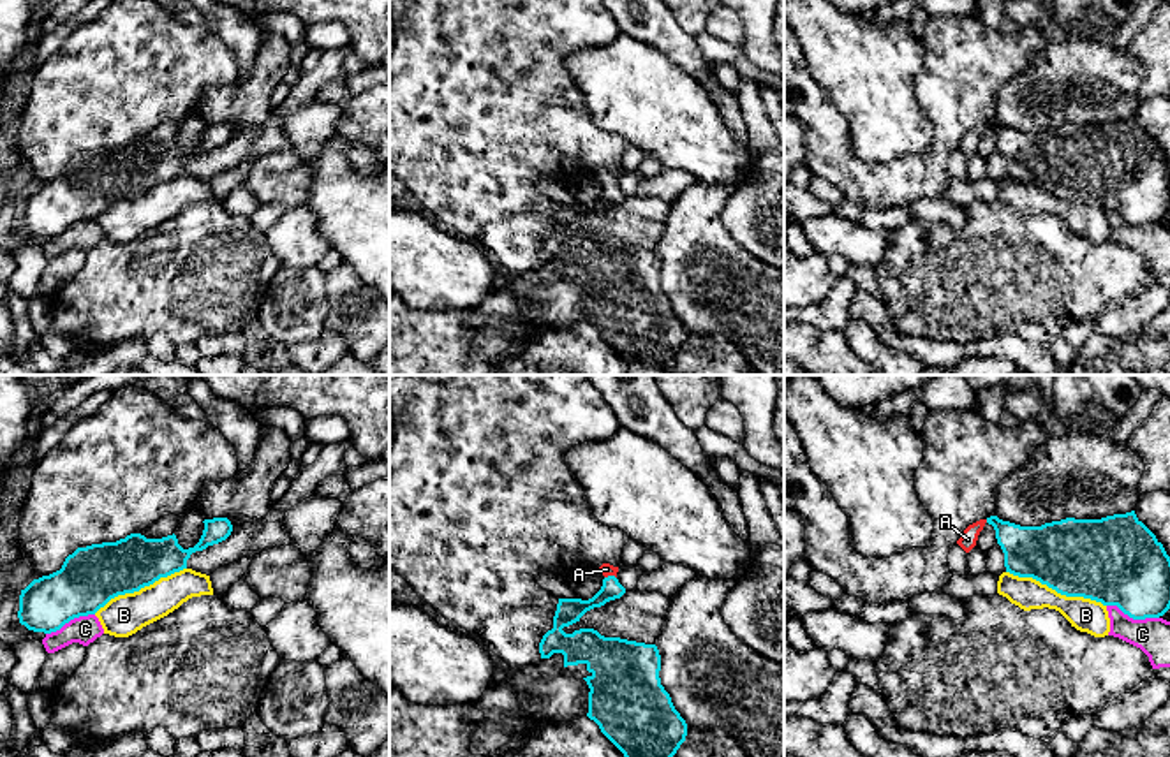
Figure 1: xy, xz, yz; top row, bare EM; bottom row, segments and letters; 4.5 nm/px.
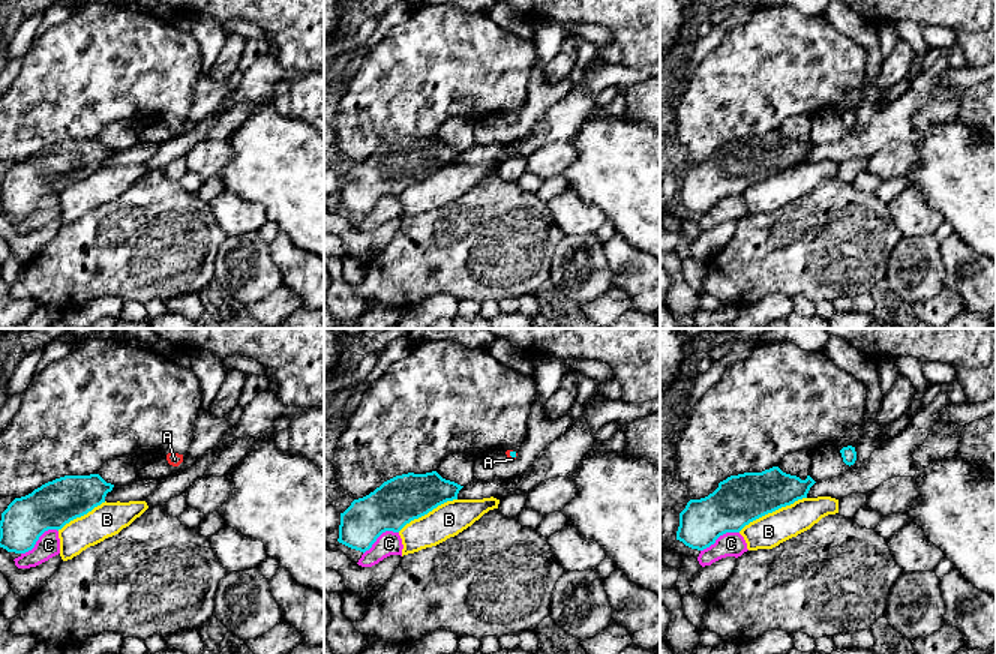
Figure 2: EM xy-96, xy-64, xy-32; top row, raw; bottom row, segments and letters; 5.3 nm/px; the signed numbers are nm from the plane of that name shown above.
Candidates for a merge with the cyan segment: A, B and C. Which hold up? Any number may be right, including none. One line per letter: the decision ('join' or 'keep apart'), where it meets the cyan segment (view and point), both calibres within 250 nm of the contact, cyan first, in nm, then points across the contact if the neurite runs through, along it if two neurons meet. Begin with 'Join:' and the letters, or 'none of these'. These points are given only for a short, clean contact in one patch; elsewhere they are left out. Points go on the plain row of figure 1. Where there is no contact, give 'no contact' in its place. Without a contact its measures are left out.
Join: A
A: join; meets cyan in xz at (610, 182); 120 nm thick on the cyan side, 60 nm on the other; runs through xz (570, 217), (594, 208), (610, 182), (607, 175)
B: keep apart; meets cyan in yz at (1056, 196); 360 nm thick on the cyan side, 150 nm on the other
C: keep apart; meets cyan in yz at (1133, 224); 380 nm thick on the cyan side, 160 nm on the other

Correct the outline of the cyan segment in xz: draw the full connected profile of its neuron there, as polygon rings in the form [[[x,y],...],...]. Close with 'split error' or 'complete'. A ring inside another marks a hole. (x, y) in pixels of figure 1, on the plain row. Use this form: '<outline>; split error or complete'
[[[603,169],[599,176],[604,185],[601,195],[592,204],[559,204],[553,234],[539,248],[541,264],[562,259],[564,273],[587,271],[590,278],[583,283],[590,294],[587,322],[624,359],[627,375],[668,375],[668,368],[685,347],[687,329],[661,290],[661,261],[657,252],[620,243],[604,243],[594,234],[580,234],[573,239],[562,236],[580,227],[587,217],[601,213],[626,199],[626,194],[617,185],[618,173]]]; split error

